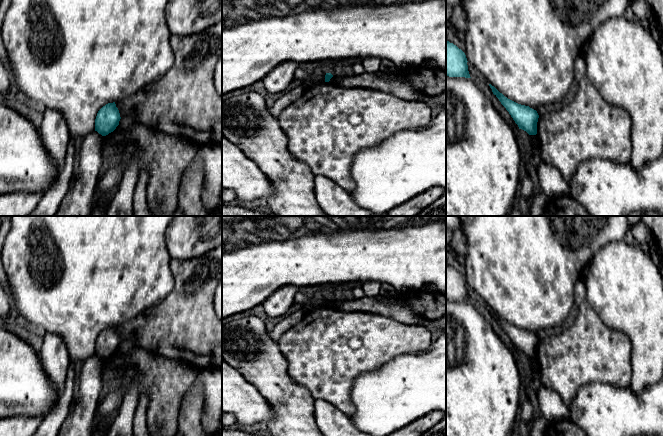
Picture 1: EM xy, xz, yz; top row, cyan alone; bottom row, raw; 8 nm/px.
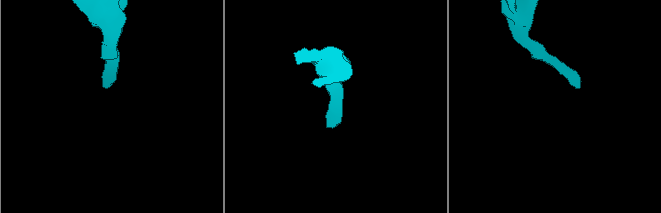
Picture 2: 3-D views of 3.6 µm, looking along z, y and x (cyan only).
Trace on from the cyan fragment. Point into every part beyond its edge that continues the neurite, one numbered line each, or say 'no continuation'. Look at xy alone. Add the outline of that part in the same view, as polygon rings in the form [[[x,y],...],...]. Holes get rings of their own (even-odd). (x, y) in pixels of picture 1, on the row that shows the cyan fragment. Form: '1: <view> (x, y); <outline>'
no continuation

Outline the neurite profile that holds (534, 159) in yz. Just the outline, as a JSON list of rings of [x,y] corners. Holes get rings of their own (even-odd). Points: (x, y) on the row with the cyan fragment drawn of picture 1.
[[[529,135],[527,138],[528,141],[528,166],[532,174],[537,173],[537,169],[542,162],[540,156],[539,141],[536,135]]]

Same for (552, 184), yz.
[[[541,162],[537,169],[541,191],[549,198],[569,195],[569,186],[561,173],[552,165]]]

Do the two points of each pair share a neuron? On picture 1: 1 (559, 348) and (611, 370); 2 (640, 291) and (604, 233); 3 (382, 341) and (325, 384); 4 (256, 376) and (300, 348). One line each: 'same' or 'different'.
1: same
2: different
3: same
4: different

